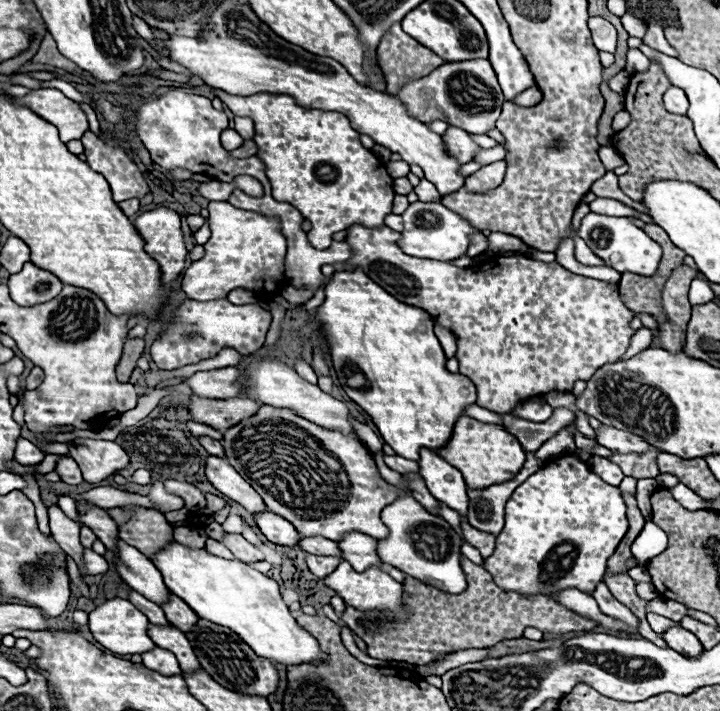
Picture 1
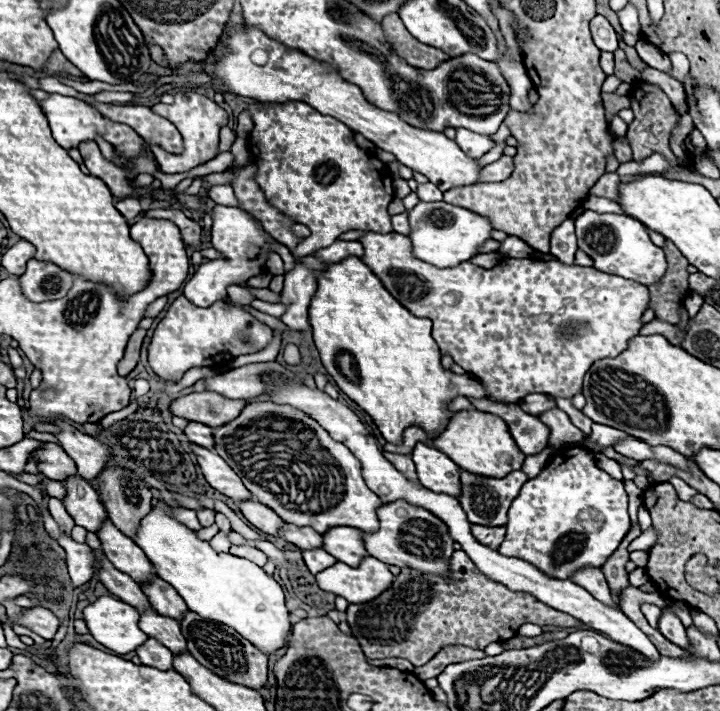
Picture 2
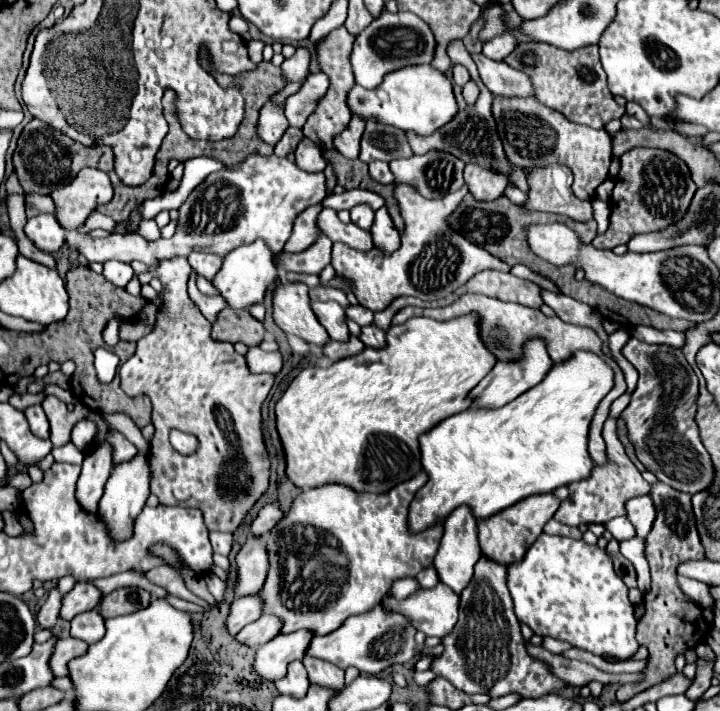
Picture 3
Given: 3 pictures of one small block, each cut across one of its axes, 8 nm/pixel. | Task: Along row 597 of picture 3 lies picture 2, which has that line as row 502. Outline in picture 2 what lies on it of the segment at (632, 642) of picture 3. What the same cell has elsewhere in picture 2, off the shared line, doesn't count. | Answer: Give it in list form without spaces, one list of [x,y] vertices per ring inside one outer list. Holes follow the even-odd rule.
[[[572,446],[556,452],[548,462],[548,466],[536,478],[528,480],[520,488],[518,496],[510,504],[506,536],[498,552],[534,564],[546,576],[568,580],[574,572],[582,568],[602,566],[608,560],[608,556],[614,554],[614,550],[618,548],[628,530],[630,530],[628,496],[624,492],[622,480],[614,480],[604,470],[600,470],[594,462],[592,452],[580,446]]]

